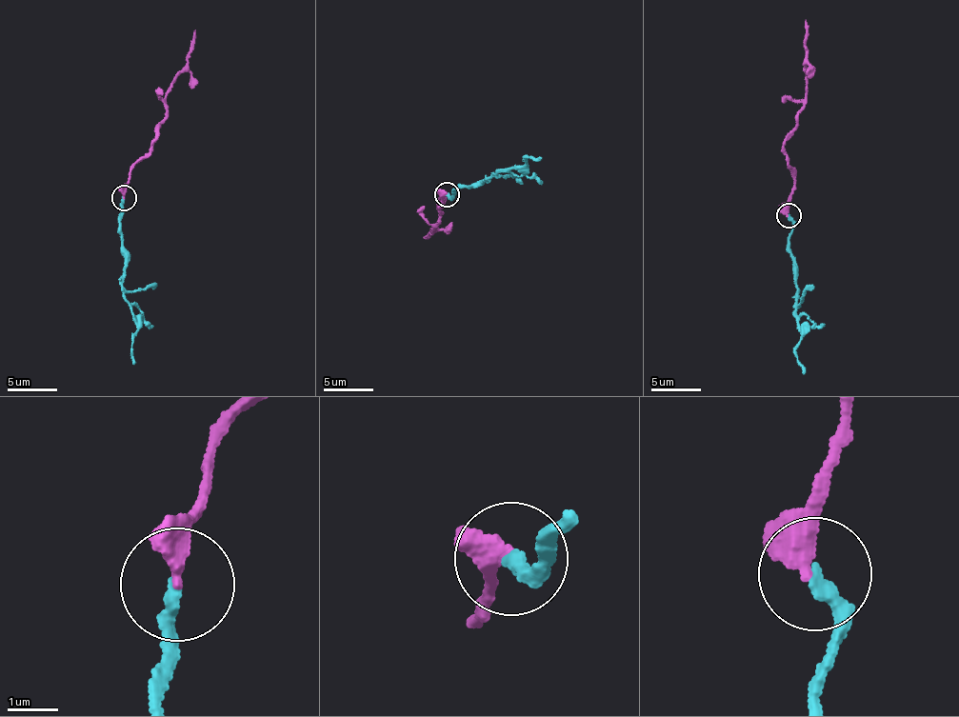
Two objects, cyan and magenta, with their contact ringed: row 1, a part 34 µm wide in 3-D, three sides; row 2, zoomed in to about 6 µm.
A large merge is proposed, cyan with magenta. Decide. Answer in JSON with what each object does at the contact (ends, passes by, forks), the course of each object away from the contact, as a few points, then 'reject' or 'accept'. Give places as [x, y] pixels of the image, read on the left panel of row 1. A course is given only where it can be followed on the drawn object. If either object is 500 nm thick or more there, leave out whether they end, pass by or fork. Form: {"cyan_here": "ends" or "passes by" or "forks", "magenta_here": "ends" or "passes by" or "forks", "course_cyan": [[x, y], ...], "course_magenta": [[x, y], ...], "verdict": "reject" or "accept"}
{"cyan_here": "ends", "magenta_here": "ends", "course_cyan": [[125, 198], [121, 239], [125, 260], [123, 298], [137, 326], [132, 345], [133, 365]], "course_magenta": [[125, 198], [129, 167], [158, 137], [166, 110], [167, 89], [187, 63], [194, 30]], "verdict": "accept"}

